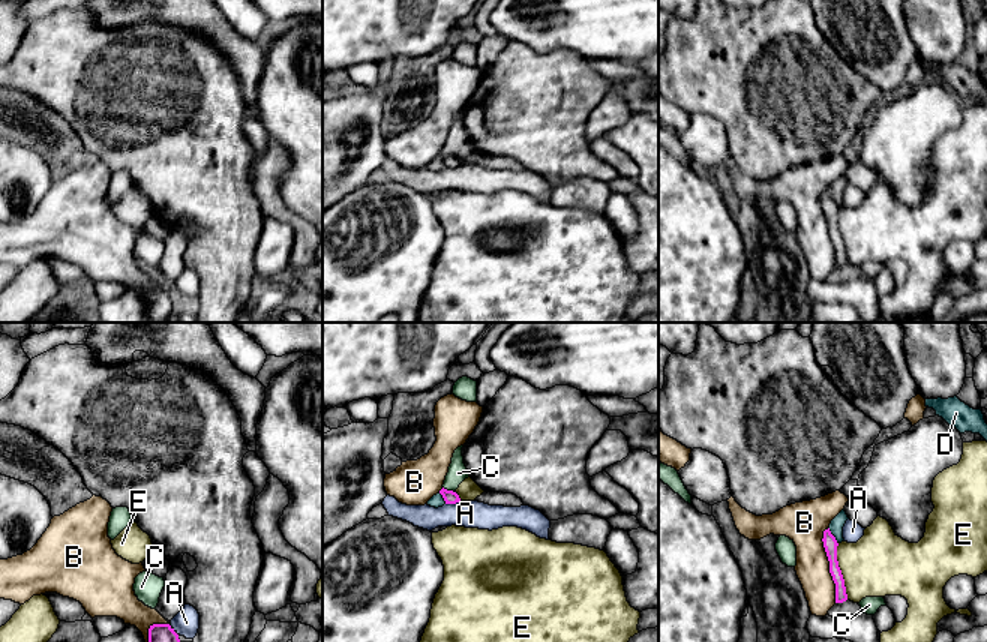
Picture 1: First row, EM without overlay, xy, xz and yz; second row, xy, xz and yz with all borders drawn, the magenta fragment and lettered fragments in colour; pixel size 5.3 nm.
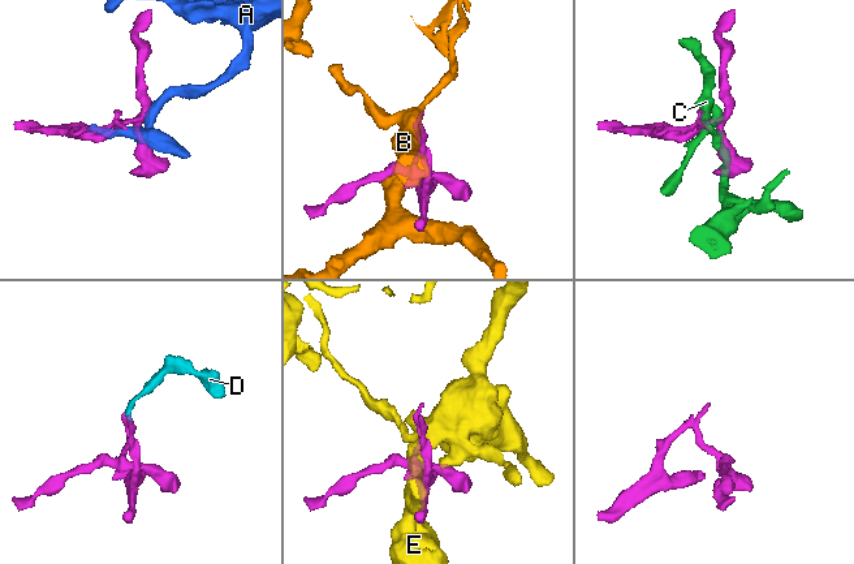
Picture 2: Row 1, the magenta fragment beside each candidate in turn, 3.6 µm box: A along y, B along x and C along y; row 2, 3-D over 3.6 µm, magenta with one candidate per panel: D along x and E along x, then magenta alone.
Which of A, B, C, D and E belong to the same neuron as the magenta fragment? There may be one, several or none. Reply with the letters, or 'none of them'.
D

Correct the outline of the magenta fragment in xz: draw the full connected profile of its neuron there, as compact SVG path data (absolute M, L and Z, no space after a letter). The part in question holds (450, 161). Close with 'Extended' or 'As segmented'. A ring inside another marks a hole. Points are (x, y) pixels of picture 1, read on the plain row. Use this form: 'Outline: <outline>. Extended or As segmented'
Outline: M442 152L436 159L434 159L428 165L428 170L438 172L442 171L444 168L456 168L459 165L460 162L456 156Z. Extended

